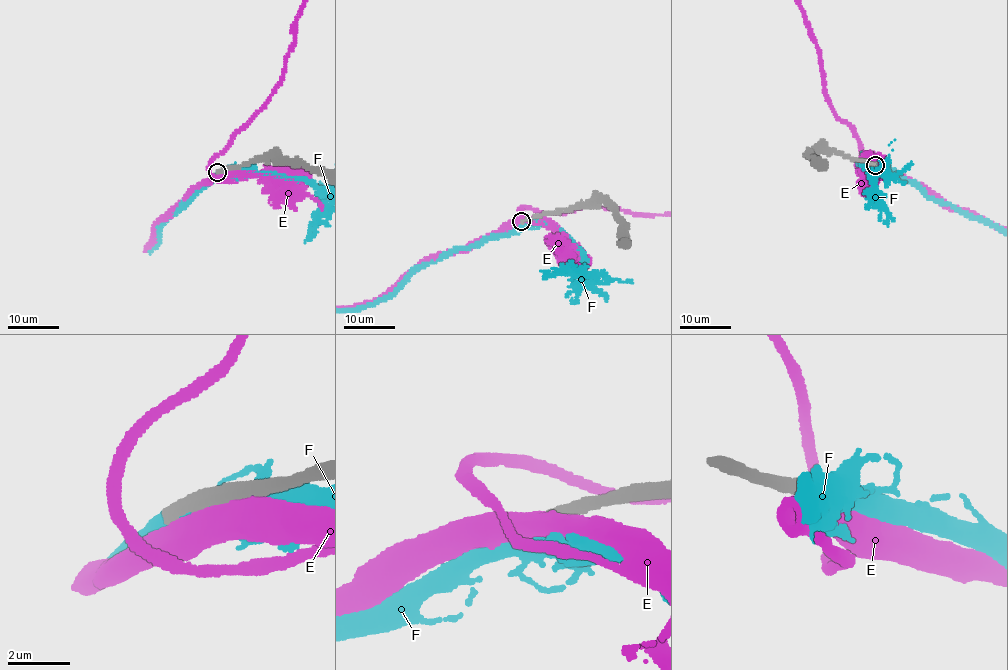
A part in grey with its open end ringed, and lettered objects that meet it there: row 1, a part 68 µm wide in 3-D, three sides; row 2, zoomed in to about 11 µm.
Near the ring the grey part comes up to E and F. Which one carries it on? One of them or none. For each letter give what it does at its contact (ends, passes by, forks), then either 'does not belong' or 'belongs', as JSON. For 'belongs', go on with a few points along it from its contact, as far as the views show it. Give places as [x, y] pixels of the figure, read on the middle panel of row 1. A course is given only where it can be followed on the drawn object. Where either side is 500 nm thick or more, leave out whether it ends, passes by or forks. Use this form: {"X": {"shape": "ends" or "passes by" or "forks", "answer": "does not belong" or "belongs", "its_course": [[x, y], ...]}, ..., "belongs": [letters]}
{"E": {"answer": "does not belong"}, "F": {"answer": "does not belong"}, "belongs": []}

